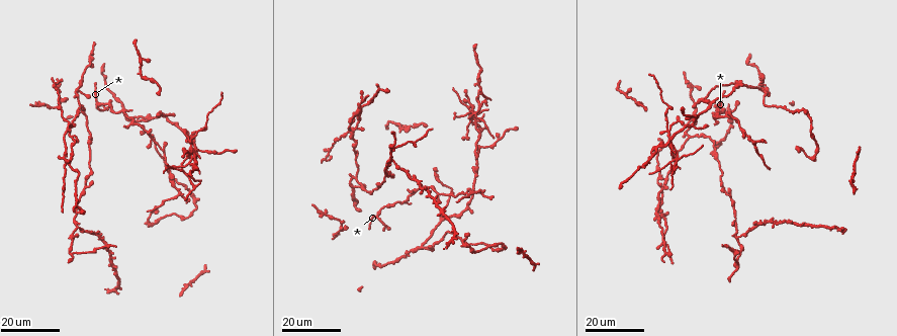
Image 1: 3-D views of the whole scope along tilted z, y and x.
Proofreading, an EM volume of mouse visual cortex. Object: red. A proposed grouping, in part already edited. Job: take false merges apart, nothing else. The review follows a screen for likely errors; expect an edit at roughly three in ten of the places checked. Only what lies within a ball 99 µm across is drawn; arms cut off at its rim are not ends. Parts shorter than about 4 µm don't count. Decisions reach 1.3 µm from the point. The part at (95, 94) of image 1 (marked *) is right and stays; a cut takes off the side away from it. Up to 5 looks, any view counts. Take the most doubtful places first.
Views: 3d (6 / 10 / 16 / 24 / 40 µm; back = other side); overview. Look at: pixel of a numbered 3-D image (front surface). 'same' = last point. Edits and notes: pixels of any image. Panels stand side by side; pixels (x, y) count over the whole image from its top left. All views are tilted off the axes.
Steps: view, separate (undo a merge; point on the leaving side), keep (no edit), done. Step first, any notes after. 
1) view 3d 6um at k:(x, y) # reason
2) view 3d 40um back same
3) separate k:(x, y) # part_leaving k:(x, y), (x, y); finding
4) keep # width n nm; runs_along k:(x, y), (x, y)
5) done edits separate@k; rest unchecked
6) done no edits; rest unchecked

view 3d 16um at 1:(657, 218) # thin arm on a thick one

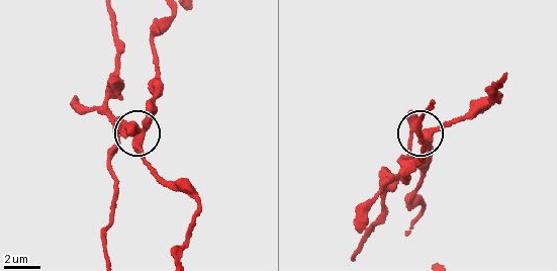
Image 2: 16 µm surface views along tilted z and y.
view 3d 10um at 2:(133, 138)

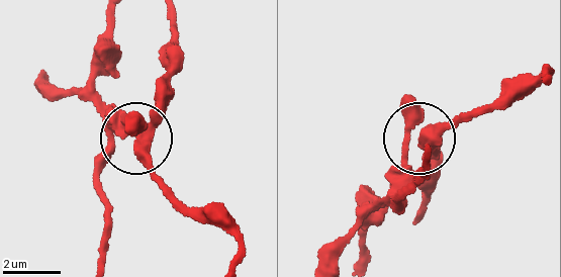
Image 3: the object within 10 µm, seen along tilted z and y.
keep # arms 4; one cell here

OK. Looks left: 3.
view 3d 24um at 1:(71, 252) # a fork

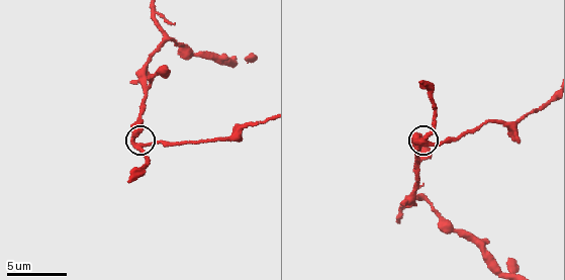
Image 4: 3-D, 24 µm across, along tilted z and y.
view 3d 6um at 4:(140, 147)

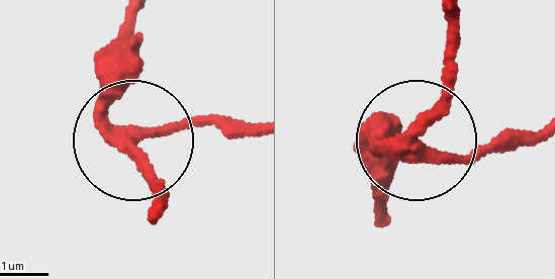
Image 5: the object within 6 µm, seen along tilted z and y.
separate 5:(209, 118) # width 250 nm; a second cell is stuck on

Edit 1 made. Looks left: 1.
view 3d 10um at 4:(172, 39) # a fork

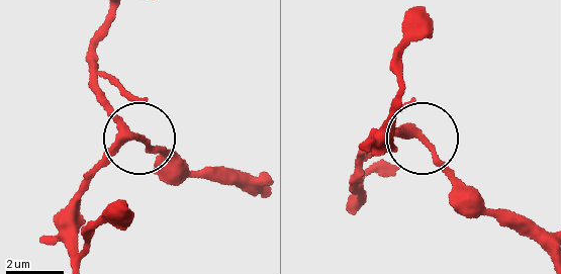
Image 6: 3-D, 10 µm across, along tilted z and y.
separate 6:(453, 173) # width 250 nm; part_leaving 6:(428, 148), (480, 199), (542, 229); two cells meet here

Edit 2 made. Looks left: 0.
done edits separate@5, separate@6; rest unchecked

